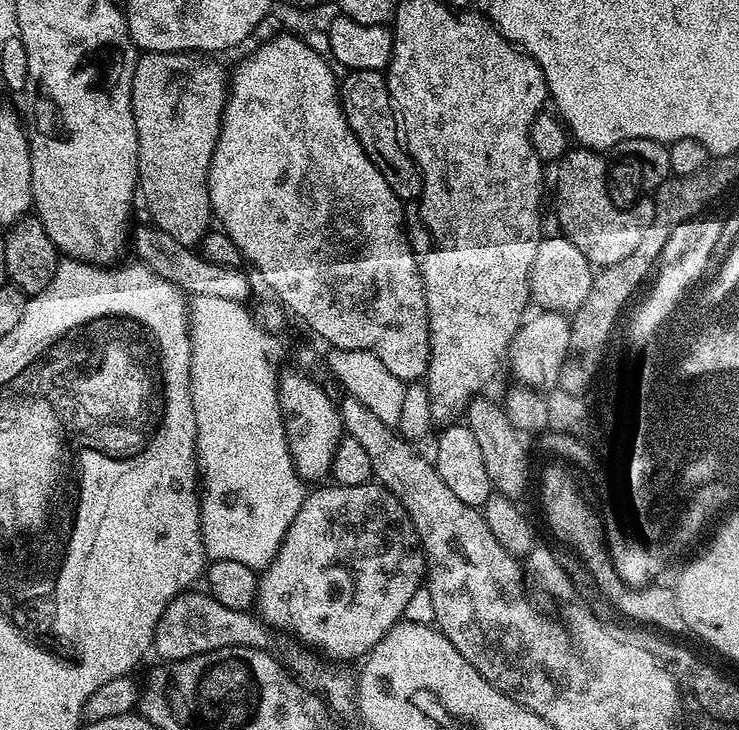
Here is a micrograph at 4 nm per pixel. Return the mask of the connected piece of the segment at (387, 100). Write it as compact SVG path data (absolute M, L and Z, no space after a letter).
M352 70L348 76L339 81L340 105L346 114L346 122L350 122L350 130L354 130L356 137L360 139L360 145L366 150L370 162L378 166L378 174L386 178L390 190L401 202L419 201L420 191L424 181L416 164L408 155L403 143L401 133L398 131L398 117L392 102L392 96L388 93L388 82L383 71Z

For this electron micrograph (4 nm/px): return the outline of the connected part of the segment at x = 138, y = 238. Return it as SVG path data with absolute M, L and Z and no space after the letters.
M145 222L140 229L133 231L130 236L130 248L136 251L135 259L145 264L158 278L166 278L166 282L175 284L181 292L189 297L205 296L206 298L227 298L230 302L244 304L247 296L252 292L252 284L248 276L240 268L227 268L226 266L214 266L199 251L187 248L179 244L166 230Z

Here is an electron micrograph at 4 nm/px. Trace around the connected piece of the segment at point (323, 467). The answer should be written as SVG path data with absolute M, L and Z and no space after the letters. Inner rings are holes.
M303 371L288 372L279 377L280 409L286 426L286 442L298 474L305 482L320 482L329 475L335 448L339 444L344 423L340 421L337 401L328 397L320 384L315 384ZM316 480L316 481L312 481Z

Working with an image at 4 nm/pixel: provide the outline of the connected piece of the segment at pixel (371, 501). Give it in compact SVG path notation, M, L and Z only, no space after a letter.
M332 482L328 486L313 487L316 489L305 495L278 554L259 573L254 608L269 628L277 633L289 632L296 639L293 641L321 657L359 661L394 625L401 623L406 606L421 591L426 561L412 519L393 492L376 482L358 486Z

